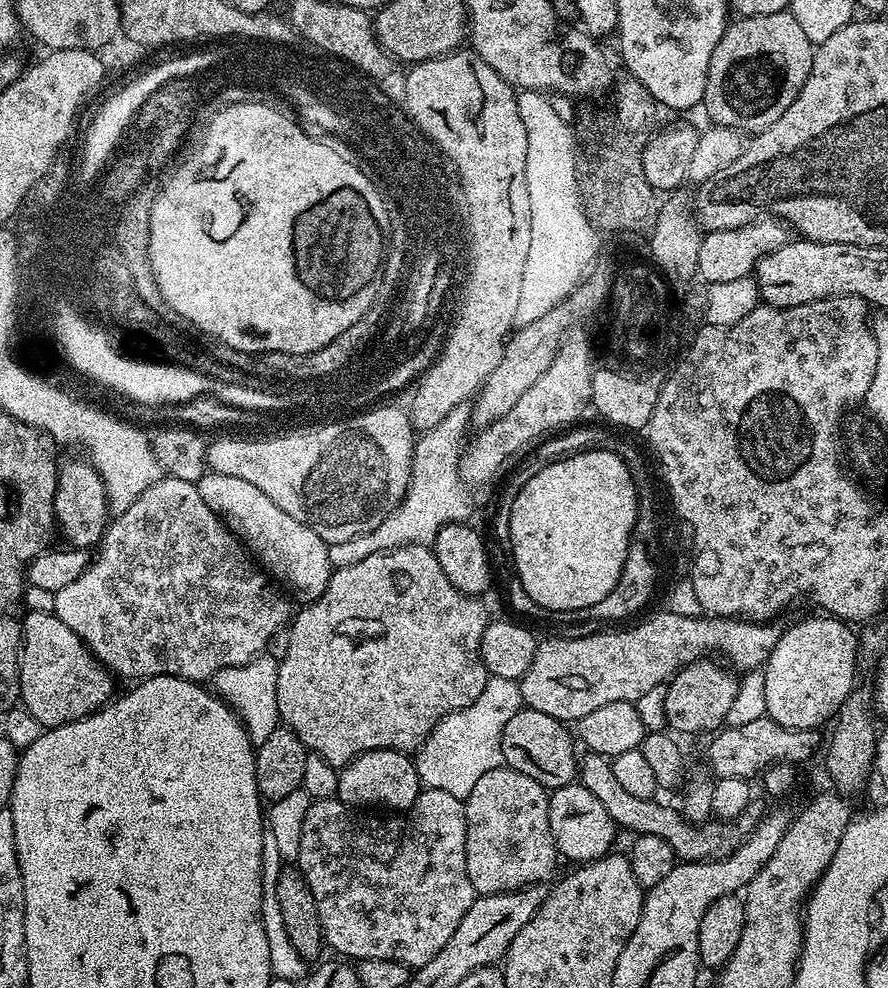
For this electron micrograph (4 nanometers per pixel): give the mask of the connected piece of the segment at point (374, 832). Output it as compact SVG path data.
M424 788L418 794L414 806L410 806L402 814L388 814L385 816L380 814L357 814L347 804L343 804L343 802L335 798L330 800L313 800L310 810L306 810L306 819L302 822L302 846L300 847L300 855L298 857L298 867L300 873L304 875L306 882L310 886L310 894L314 894L314 906L318 906L318 918L322 922L325 945L329 949L333 948L336 951L333 953L339 954L341 957L347 958L352 962L362 960L389 960L390 962L402 962L410 970L426 966L426 962L430 962L430 958L434 958L434 954L438 954L438 950L442 950L442 946L446 946L446 942L450 942L450 934L454 934L454 930L458 930L458 922L462 922L462 918L466 918L466 910L470 910L470 906L476 901L478 895L470 882L470 874L466 874L466 814L464 813L464 800L454 794L446 794L446 790Z

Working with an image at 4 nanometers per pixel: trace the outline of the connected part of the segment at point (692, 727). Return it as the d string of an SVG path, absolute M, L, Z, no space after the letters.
M705 658L695 660L693 664L685 664L666 684L667 727L673 733L685 732L688 736L695 732L715 733L725 727L725 720L738 695L739 686L737 673L715 659Z

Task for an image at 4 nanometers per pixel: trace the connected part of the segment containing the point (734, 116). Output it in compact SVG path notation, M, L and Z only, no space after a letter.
M790 10L761 16L745 16L737 21L737 24L736 21L729 23L718 46L714 46L714 54L710 54L702 108L703 111L708 111L712 124L735 128L741 134L755 134L778 122L778 118L786 114L786 106L790 106L790 102L798 98L806 78L810 78L814 46L798 27L798 21Z

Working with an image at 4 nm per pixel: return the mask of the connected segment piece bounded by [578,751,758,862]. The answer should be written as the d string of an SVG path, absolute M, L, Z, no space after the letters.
M585 751L578 760L578 782L606 806L606 814L617 826L617 829L624 828L636 836L654 834L666 842L674 850L674 854L681 861L690 860L721 860L728 856L744 841L745 836L756 827L757 817L751 814L737 816L734 822L707 822L703 824L692 824L685 818L681 809L668 804L659 804L659 799L634 798L634 794L626 794L626 789L618 783L618 778L612 769L612 762L609 757L602 754L594 754Z

